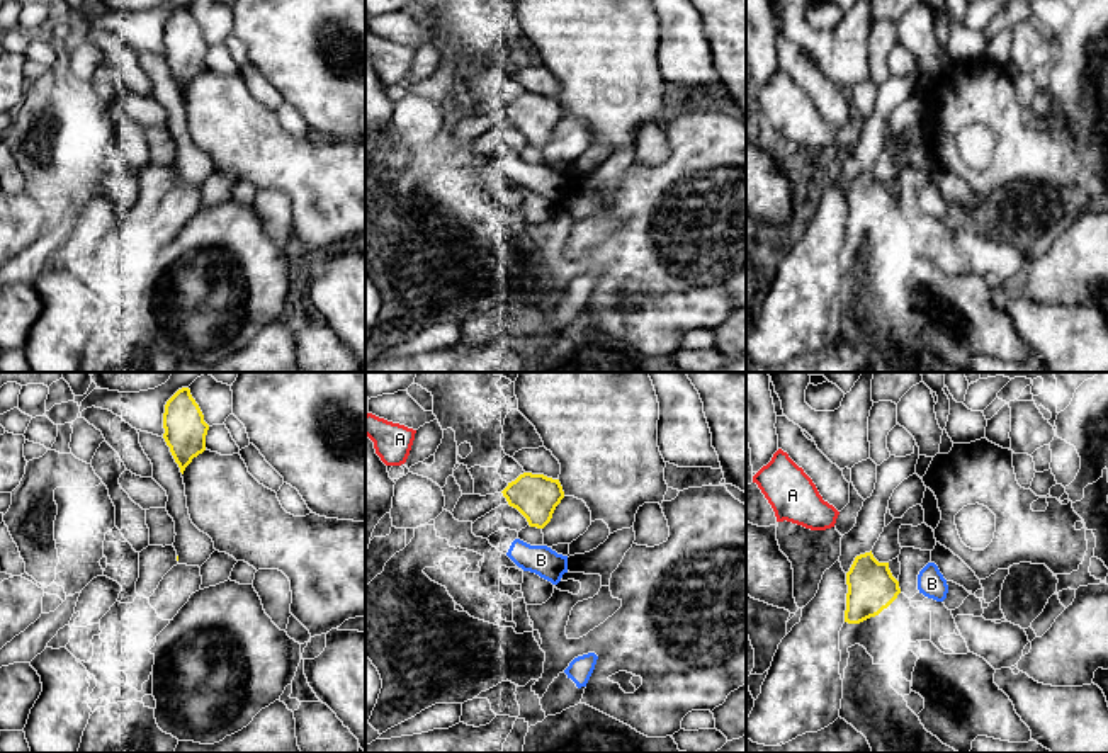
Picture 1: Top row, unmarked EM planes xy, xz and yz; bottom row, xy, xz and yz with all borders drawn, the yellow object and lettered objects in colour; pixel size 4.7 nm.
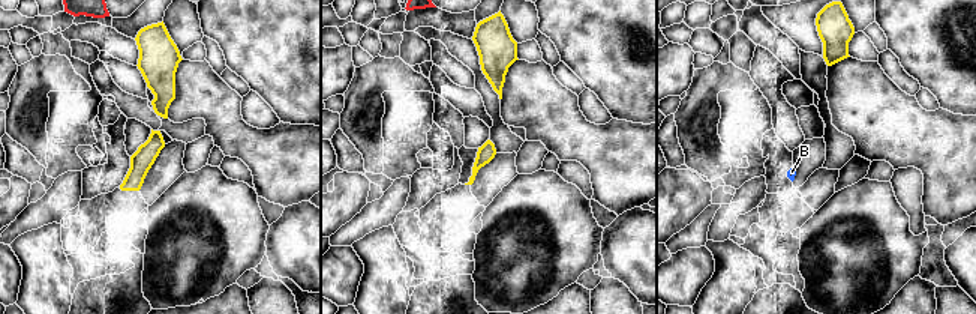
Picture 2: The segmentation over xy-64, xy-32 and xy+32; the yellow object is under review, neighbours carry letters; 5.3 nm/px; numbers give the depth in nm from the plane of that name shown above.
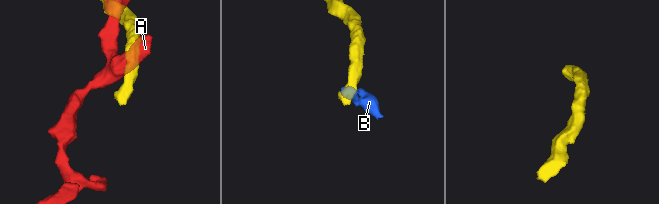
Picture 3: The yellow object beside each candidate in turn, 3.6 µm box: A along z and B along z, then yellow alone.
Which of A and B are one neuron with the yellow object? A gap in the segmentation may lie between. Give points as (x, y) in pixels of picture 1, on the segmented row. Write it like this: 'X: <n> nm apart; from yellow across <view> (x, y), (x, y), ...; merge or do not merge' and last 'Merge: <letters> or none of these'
A: 180 nm apart; from yellow across yz (857, 556), (833, 526); do not merge
B: 80 nm apart; from yellow across xz (531, 526), (522, 541); do not merge
Merge: none of these

